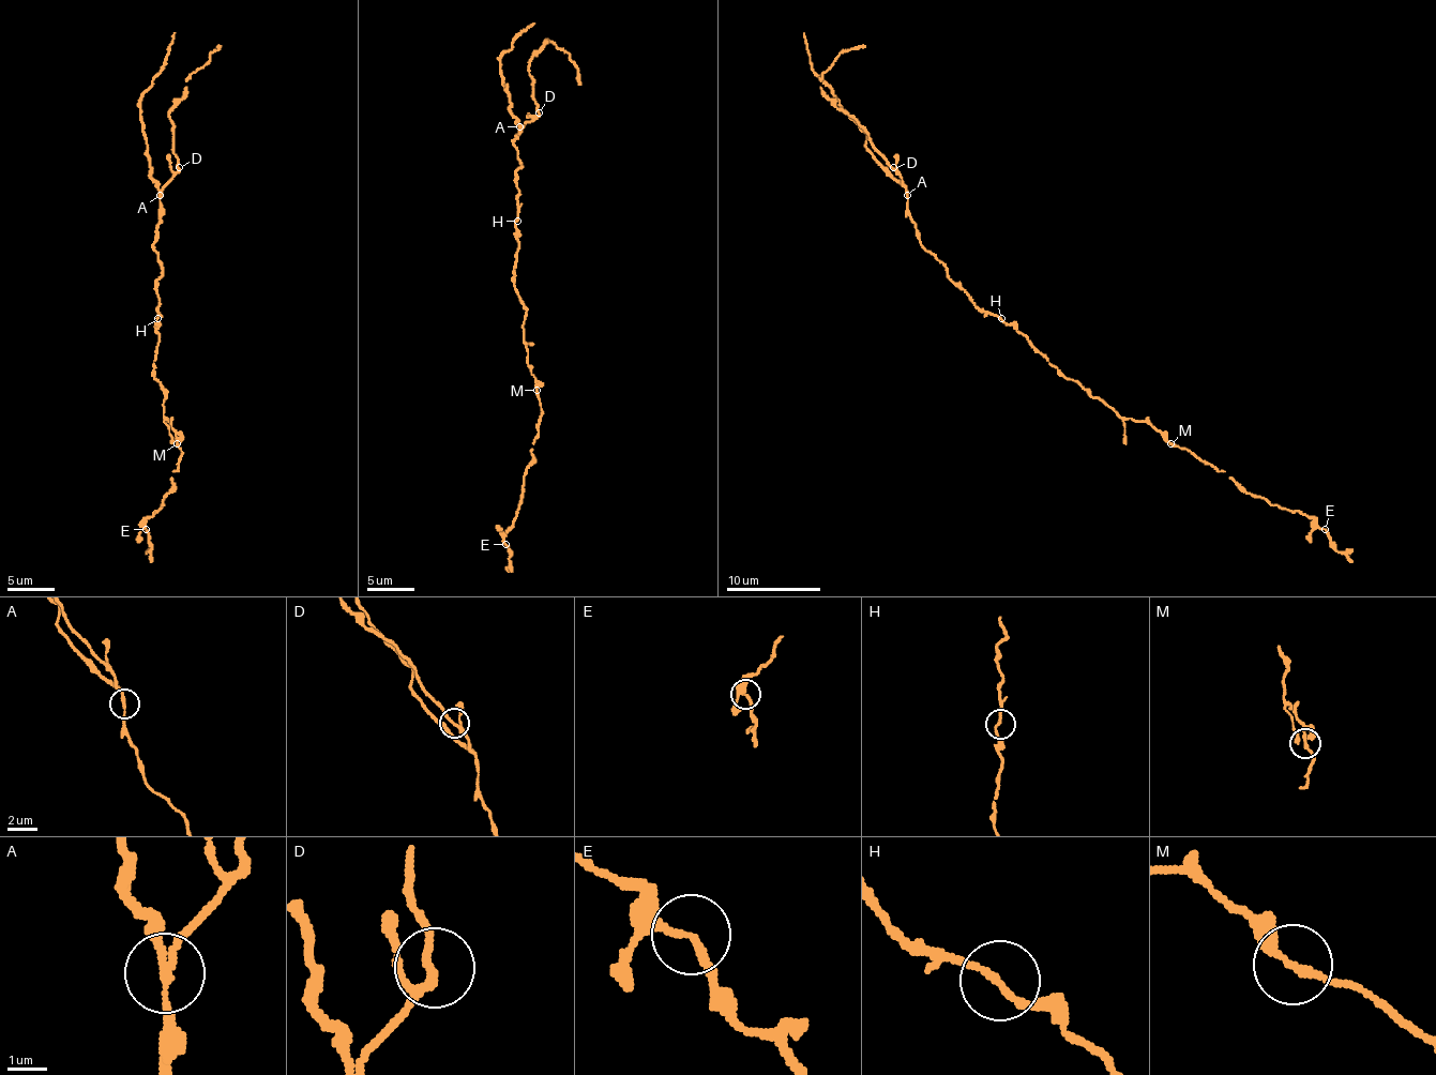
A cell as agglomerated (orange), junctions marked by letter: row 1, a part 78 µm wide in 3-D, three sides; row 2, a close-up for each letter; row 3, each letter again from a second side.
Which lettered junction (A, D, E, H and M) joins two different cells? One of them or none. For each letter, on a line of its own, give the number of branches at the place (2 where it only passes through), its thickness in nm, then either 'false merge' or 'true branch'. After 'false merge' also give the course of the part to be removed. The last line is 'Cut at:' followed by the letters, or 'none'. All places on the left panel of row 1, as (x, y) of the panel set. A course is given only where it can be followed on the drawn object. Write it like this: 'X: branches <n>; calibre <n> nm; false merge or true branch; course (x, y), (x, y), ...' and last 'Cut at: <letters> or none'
A: branches 3; calibre 150 nm; false merge; course (160, 196), (160, 188), (151, 175), (141, 96), (160, 73), (175, 33)
D: branches 3; calibre 170 nm; true branch
E: branches 2; calibre 180 nm; true branch
H: branches 2; calibre 160 nm; true branch
M: branches 2; calibre 180 nm; true branch
Cut at: A

